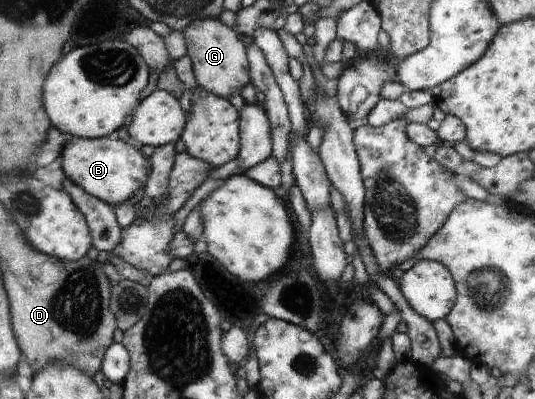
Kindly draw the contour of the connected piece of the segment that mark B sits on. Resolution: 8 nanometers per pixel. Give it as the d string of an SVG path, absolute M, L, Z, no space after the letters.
M70 136L62 149L62 169L65 177L80 185L86 193L110 205L122 205L132 197L142 195L150 175L150 159L142 151L122 140L88 139Z

